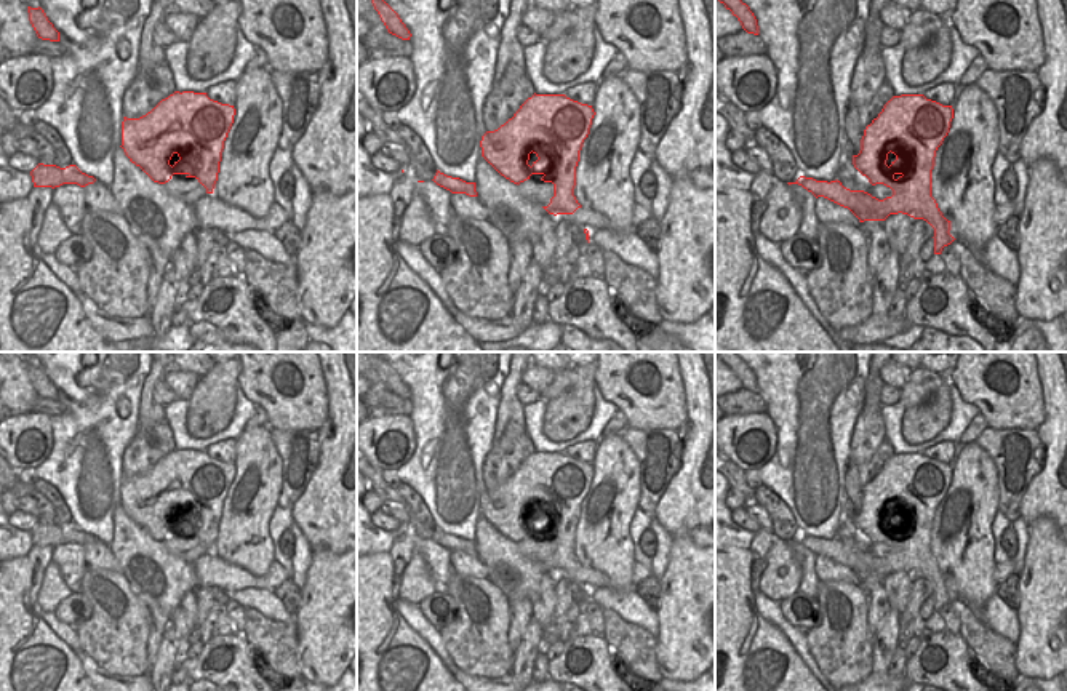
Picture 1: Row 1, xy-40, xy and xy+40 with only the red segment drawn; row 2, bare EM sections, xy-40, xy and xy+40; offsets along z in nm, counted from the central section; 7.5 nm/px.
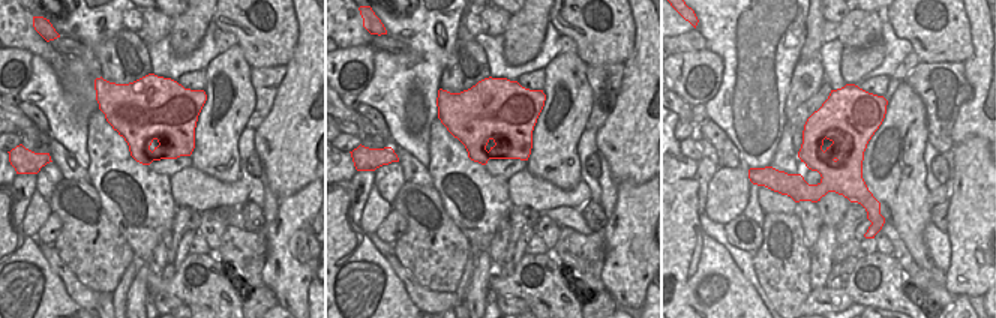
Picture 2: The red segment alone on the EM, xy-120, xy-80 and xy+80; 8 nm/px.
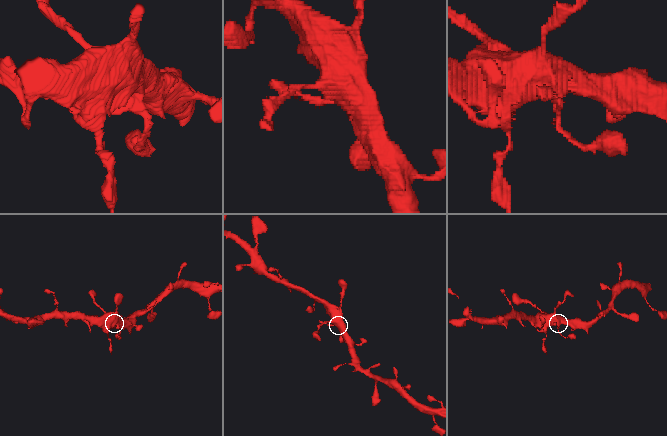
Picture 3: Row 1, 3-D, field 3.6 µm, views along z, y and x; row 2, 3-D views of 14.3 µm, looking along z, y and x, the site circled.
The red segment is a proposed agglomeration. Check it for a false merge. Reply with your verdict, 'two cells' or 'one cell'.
two cells

